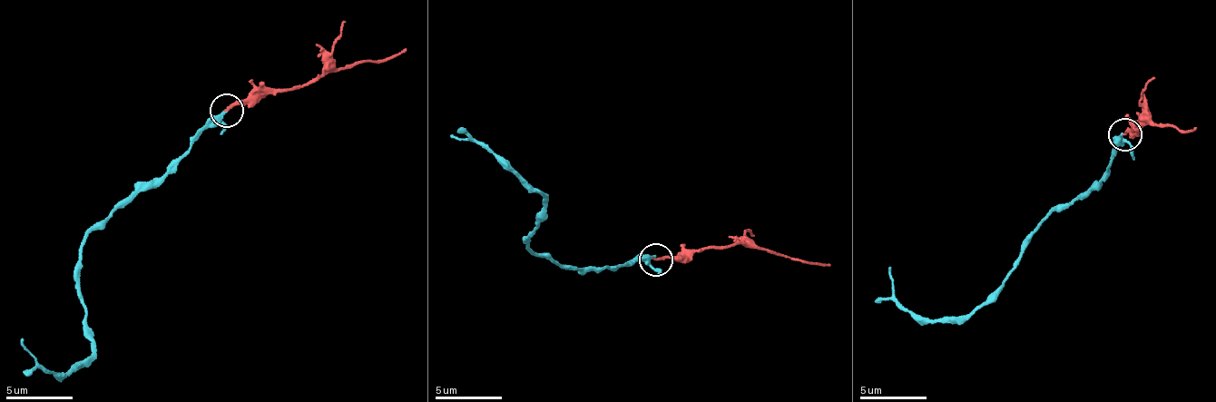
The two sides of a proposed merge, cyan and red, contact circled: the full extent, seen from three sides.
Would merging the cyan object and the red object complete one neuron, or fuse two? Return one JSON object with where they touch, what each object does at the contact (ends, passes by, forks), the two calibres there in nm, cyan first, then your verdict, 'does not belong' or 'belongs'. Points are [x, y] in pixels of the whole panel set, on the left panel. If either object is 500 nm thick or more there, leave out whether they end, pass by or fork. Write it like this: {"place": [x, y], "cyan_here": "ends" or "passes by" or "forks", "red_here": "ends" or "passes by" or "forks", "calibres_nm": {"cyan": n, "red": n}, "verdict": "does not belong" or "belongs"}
{"place": [227, 110], "cyan_here": "passes by", "red_here": "ends", "calibres_nm": {"cyan": 200, "red": 220}, "verdict": "does not belong"}

